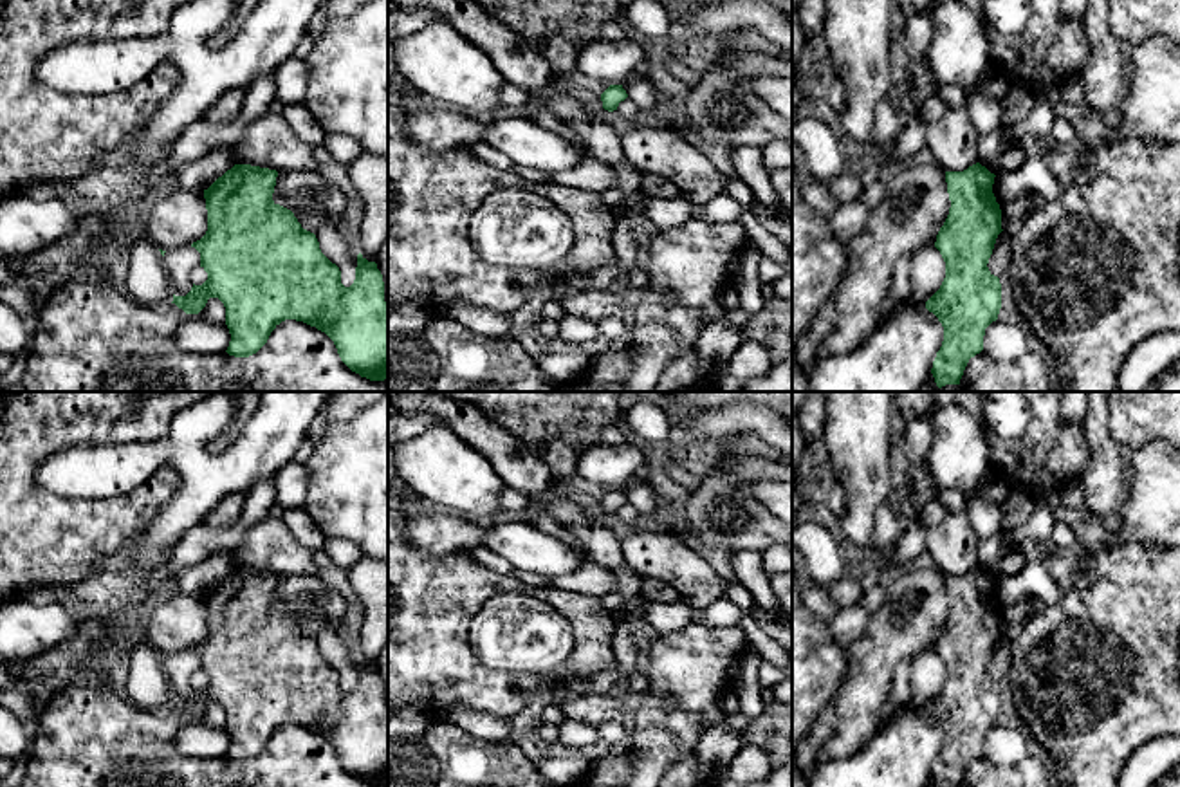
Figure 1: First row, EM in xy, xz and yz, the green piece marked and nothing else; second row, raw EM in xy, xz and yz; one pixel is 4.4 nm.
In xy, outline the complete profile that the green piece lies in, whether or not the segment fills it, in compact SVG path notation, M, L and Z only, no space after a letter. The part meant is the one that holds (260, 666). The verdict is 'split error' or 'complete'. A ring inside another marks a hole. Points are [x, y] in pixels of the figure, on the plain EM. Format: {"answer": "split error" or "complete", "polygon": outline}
{"answer": "complete", "polygon": "M235 569L204 594L207 614L207 635L193 646L200 657L200 671L207 677L202 690L191 691L186 700L173 706L186 718L198 718L209 702L218 702L226 711L226 729L231 738L227 758L249 762L269 744L271 736L285 724L303 726L325 736L336 749L341 765L361 782L384 785L388 782L388 711L384 706L384 686L375 666L357 659L355 684L350 691L341 688L341 675L319 653L314 637L301 632L294 617L272 605L276 574Z"}

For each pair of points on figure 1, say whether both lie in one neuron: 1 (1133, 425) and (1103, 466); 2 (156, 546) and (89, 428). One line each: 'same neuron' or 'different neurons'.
1: different neurons
2: different neurons

